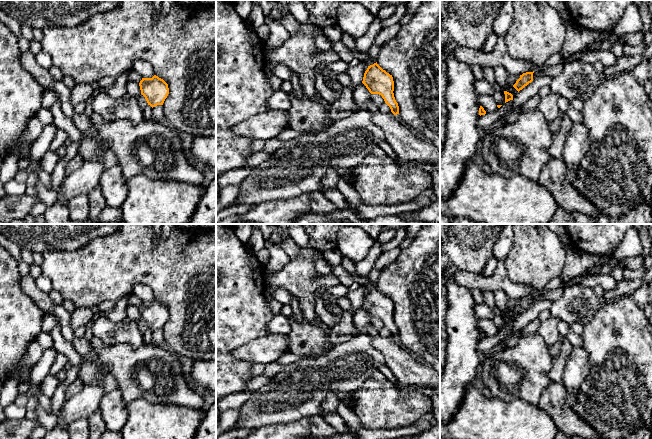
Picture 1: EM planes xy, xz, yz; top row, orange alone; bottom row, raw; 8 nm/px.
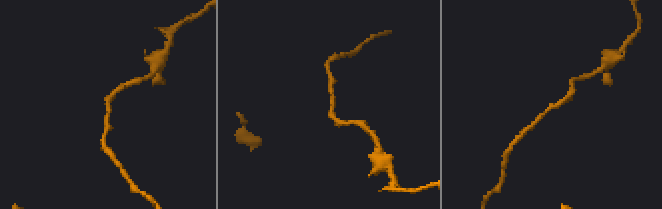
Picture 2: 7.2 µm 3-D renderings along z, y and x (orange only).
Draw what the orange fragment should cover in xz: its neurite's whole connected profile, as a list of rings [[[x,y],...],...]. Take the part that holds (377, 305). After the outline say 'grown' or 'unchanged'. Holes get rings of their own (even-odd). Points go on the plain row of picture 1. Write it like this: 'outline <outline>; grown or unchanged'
outline [[[377,286],[368,290],[362,307],[371,318],[379,318],[390,331],[394,339],[399,338],[399,330],[394,321],[394,305],[392,299],[383,294]]]; unchanged

